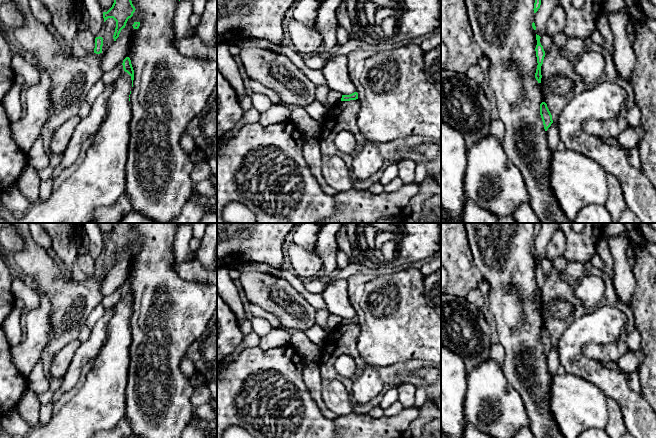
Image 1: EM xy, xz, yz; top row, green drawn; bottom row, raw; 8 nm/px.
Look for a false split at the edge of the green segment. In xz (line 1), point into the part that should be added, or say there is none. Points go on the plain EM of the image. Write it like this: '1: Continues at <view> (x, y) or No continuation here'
1: No continuation here

